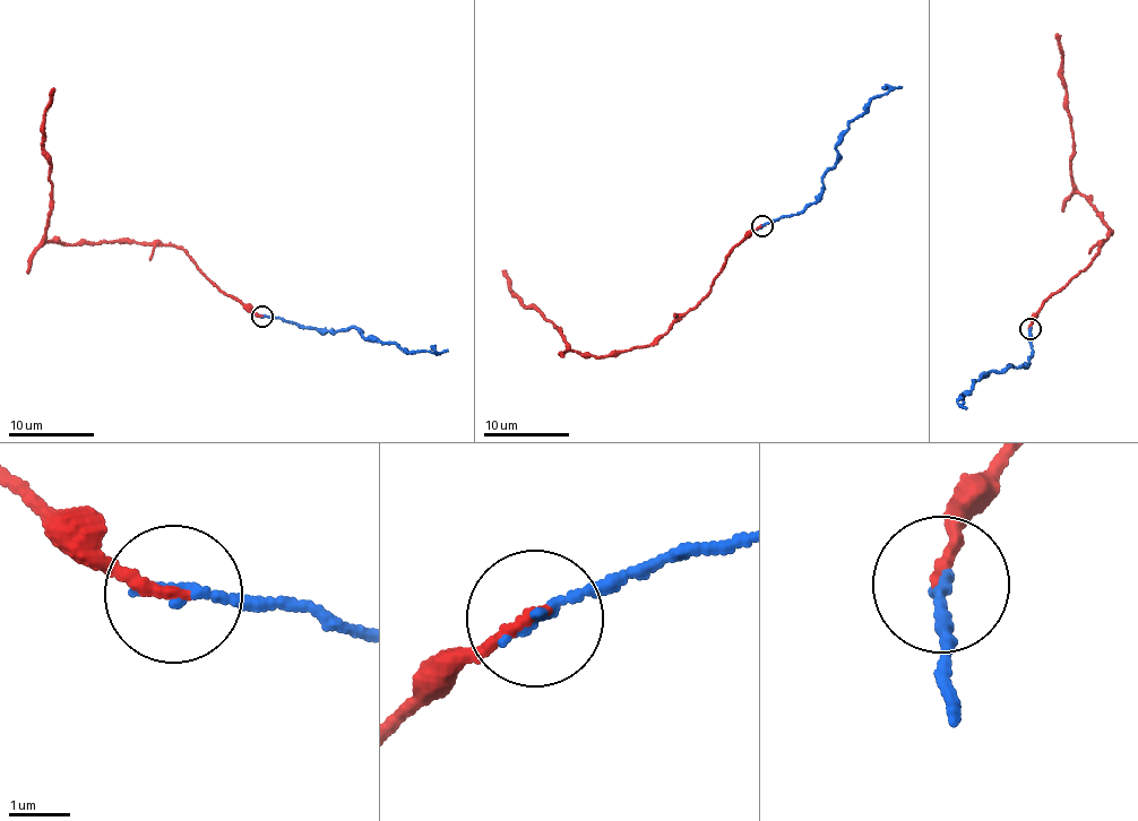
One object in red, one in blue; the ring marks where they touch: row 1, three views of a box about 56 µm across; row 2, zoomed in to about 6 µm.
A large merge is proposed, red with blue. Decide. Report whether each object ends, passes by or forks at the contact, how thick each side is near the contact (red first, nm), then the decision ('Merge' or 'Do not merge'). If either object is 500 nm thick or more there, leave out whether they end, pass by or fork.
At the ring red ends. At the ring blue ends. Thickness 200 nm (red) against 190 nm. Merge

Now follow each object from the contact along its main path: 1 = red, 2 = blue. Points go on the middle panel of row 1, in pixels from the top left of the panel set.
1: (761, 226), (731, 250), (706, 299), (651, 344), (600, 356), (569, 346), (561, 329), (508, 288), (503, 270)
2: (761, 226), (810, 206), (835, 164), (835, 144), (847, 126), (870, 102), (901, 87)

